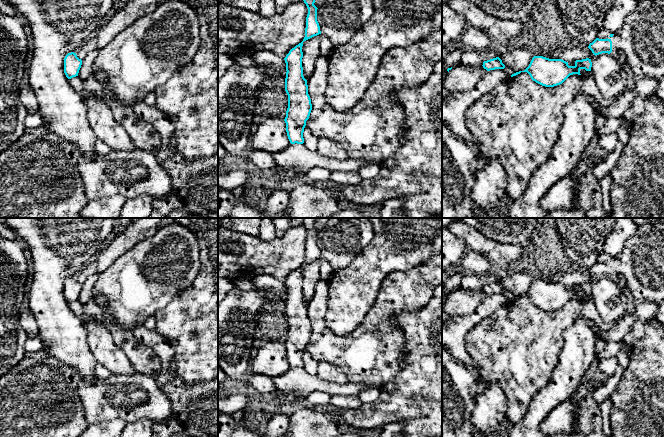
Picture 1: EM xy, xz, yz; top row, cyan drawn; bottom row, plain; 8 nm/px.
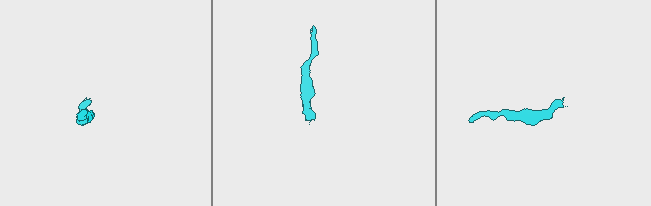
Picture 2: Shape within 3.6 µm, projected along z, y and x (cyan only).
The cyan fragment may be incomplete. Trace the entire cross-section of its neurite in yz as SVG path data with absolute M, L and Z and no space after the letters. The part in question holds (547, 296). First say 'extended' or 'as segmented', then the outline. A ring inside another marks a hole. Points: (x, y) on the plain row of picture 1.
as segmented | M534 280L524 295L519 295L511 301L527 296L531 303L545 311L554 311L562 308L570 299L580 298L581 293L591 295L591 283L576 284L574 290L562 283L549 283L543 280Z

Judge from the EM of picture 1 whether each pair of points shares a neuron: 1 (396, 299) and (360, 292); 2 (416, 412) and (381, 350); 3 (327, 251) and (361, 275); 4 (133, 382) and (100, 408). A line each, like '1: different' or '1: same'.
1: different
2: different
3: different
4: same

